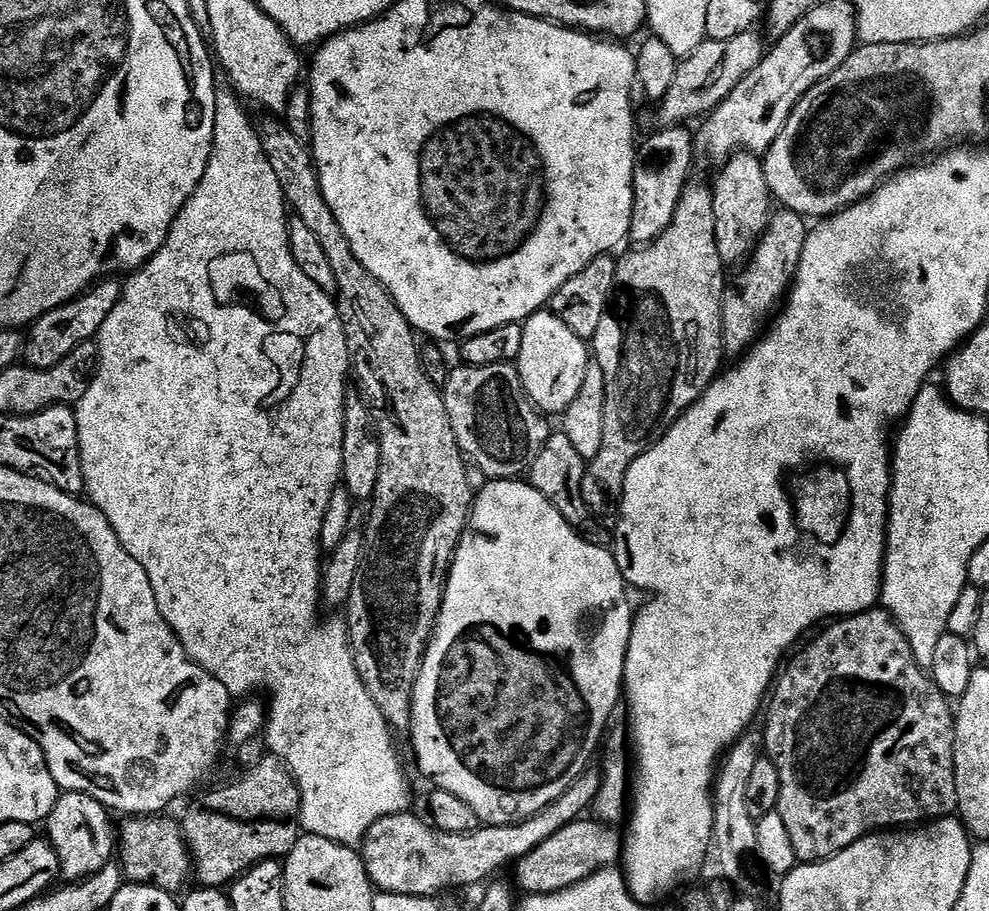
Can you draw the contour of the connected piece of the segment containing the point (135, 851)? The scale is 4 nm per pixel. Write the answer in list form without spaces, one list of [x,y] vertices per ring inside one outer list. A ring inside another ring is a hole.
[[[160,814],[125,819],[118,831],[118,860],[124,867],[124,880],[129,884],[149,884],[173,894],[185,891],[184,883],[193,875],[194,861],[184,840],[179,819],[163,820]]]

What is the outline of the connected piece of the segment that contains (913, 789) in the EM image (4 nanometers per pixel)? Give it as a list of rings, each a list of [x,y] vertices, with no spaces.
[[[877,606],[868,609],[867,612],[859,612],[857,616],[837,619],[829,623],[824,630],[825,632],[789,668],[787,665],[779,673],[774,691],[766,704],[768,721],[764,724],[765,750],[763,751],[777,767],[778,779],[781,782],[781,792],[778,794],[775,811],[782,814],[782,823],[790,834],[797,861],[806,864],[830,858],[846,850],[846,846],[858,842],[864,836],[871,836],[874,832],[896,830],[901,826],[920,826],[925,822],[951,817],[957,811],[959,802],[955,782],[956,722],[953,705],[949,697],[942,695],[938,690],[931,675],[914,658],[910,650],[910,642],[904,631],[897,626],[895,618],[889,612],[885,612],[883,607]]]

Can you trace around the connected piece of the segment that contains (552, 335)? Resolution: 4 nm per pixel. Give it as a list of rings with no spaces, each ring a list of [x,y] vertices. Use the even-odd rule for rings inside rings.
[[[550,310],[534,313],[523,321],[523,326],[522,350],[514,361],[516,373],[520,375],[532,405],[539,408],[545,417],[559,417],[576,401],[586,382],[586,370],[590,363],[589,345]]]

